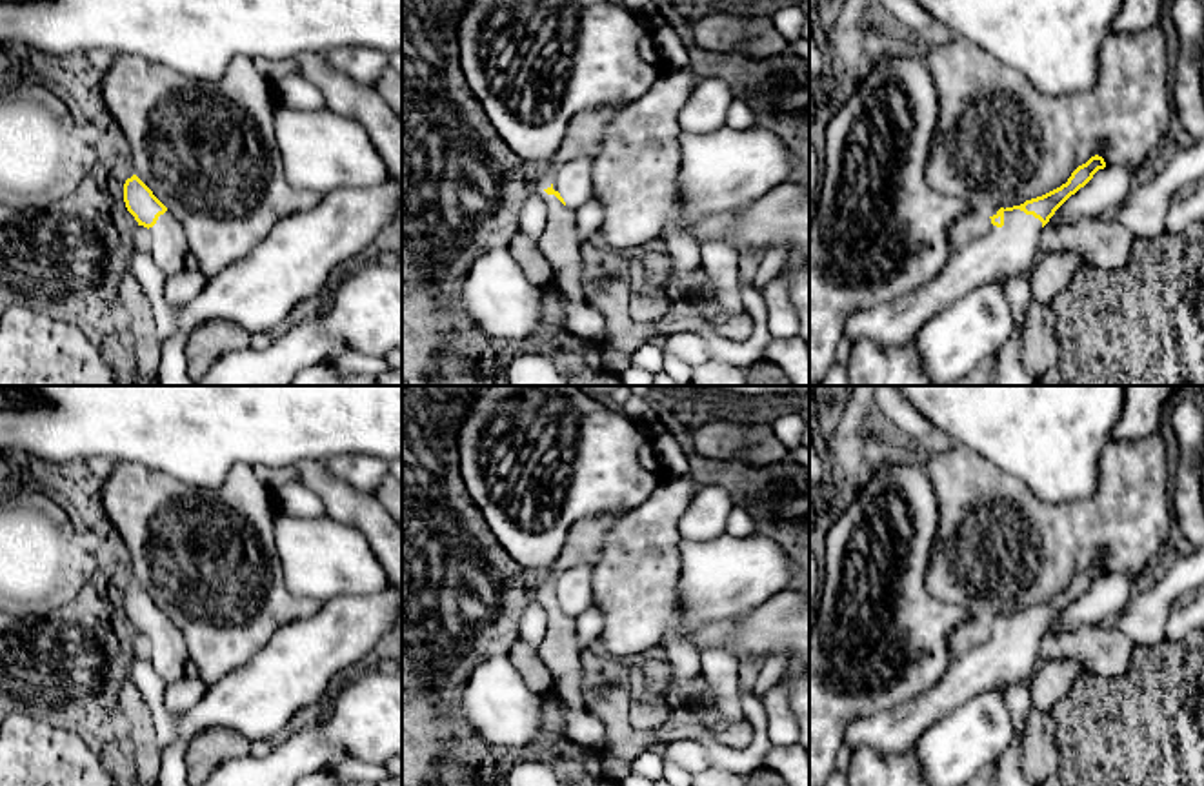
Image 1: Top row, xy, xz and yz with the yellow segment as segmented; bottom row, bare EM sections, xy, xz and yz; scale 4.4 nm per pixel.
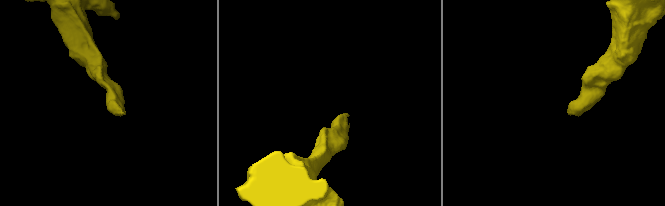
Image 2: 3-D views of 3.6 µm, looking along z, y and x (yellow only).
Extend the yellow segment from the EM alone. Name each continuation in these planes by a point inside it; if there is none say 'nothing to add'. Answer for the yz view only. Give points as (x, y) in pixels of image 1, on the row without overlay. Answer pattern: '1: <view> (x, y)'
1: yz (1003, 659)

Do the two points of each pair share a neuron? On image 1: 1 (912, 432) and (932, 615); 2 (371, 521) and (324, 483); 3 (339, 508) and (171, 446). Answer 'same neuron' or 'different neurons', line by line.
1: different neurons
2: same neuron
3: different neurons

